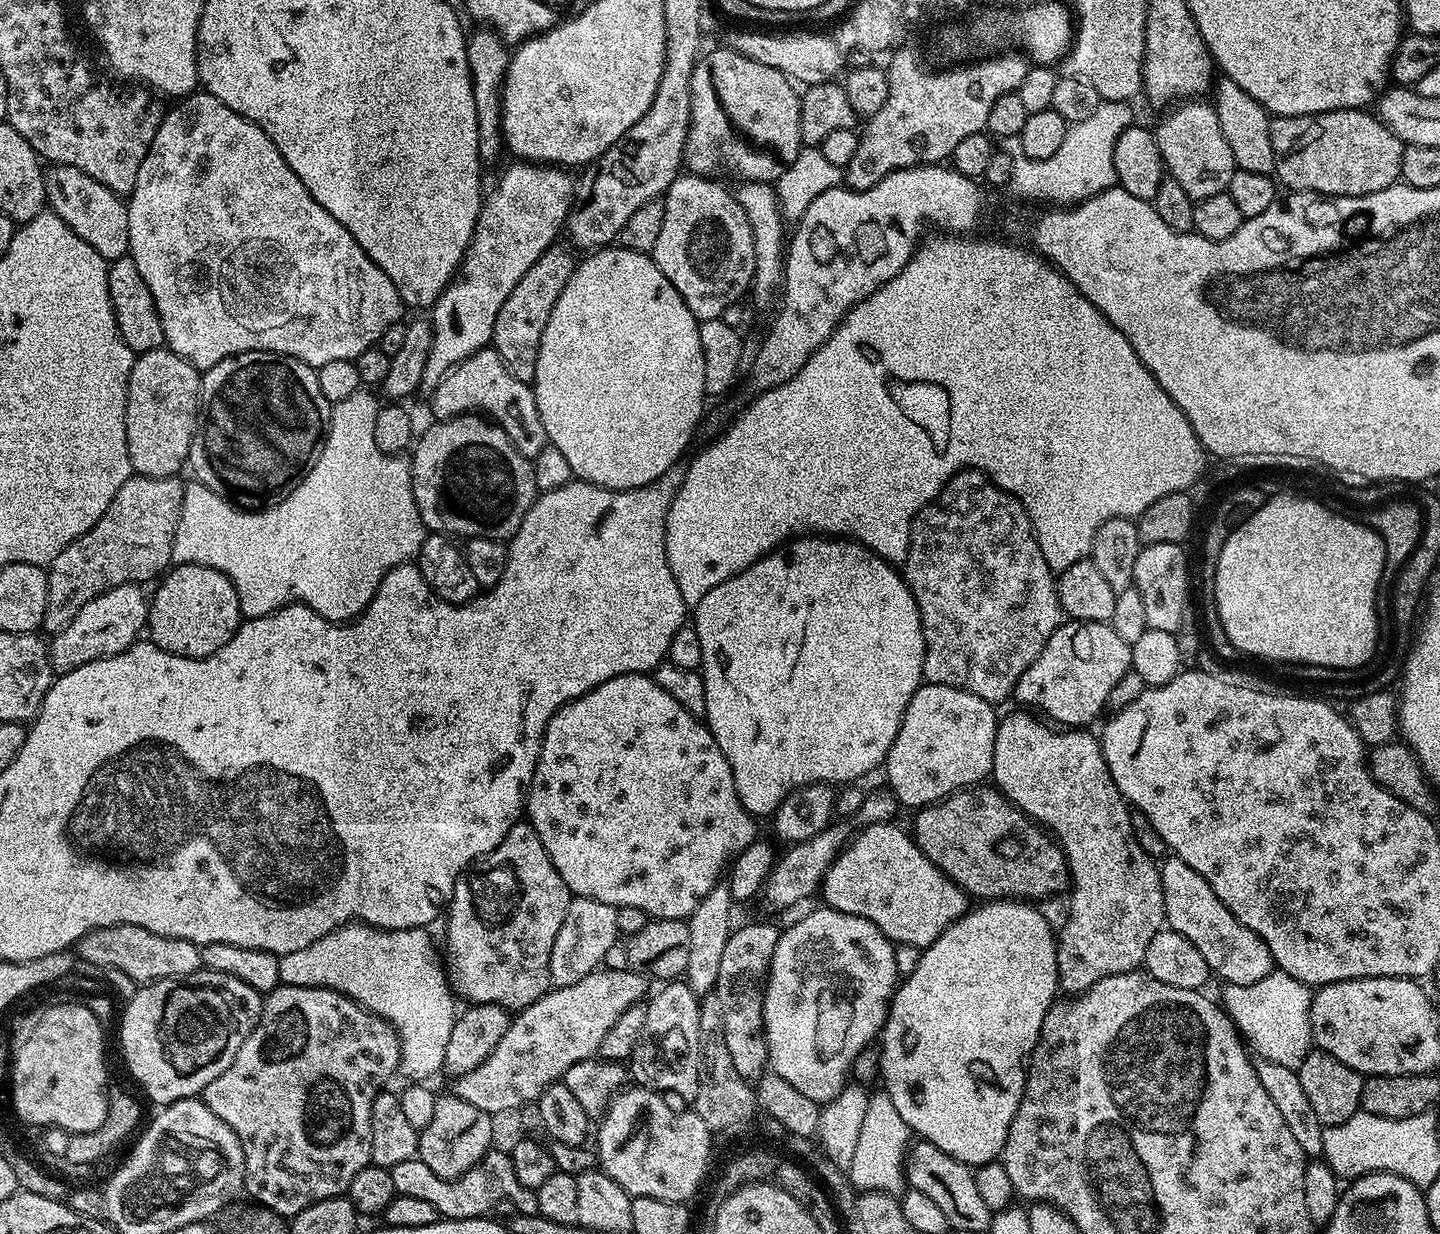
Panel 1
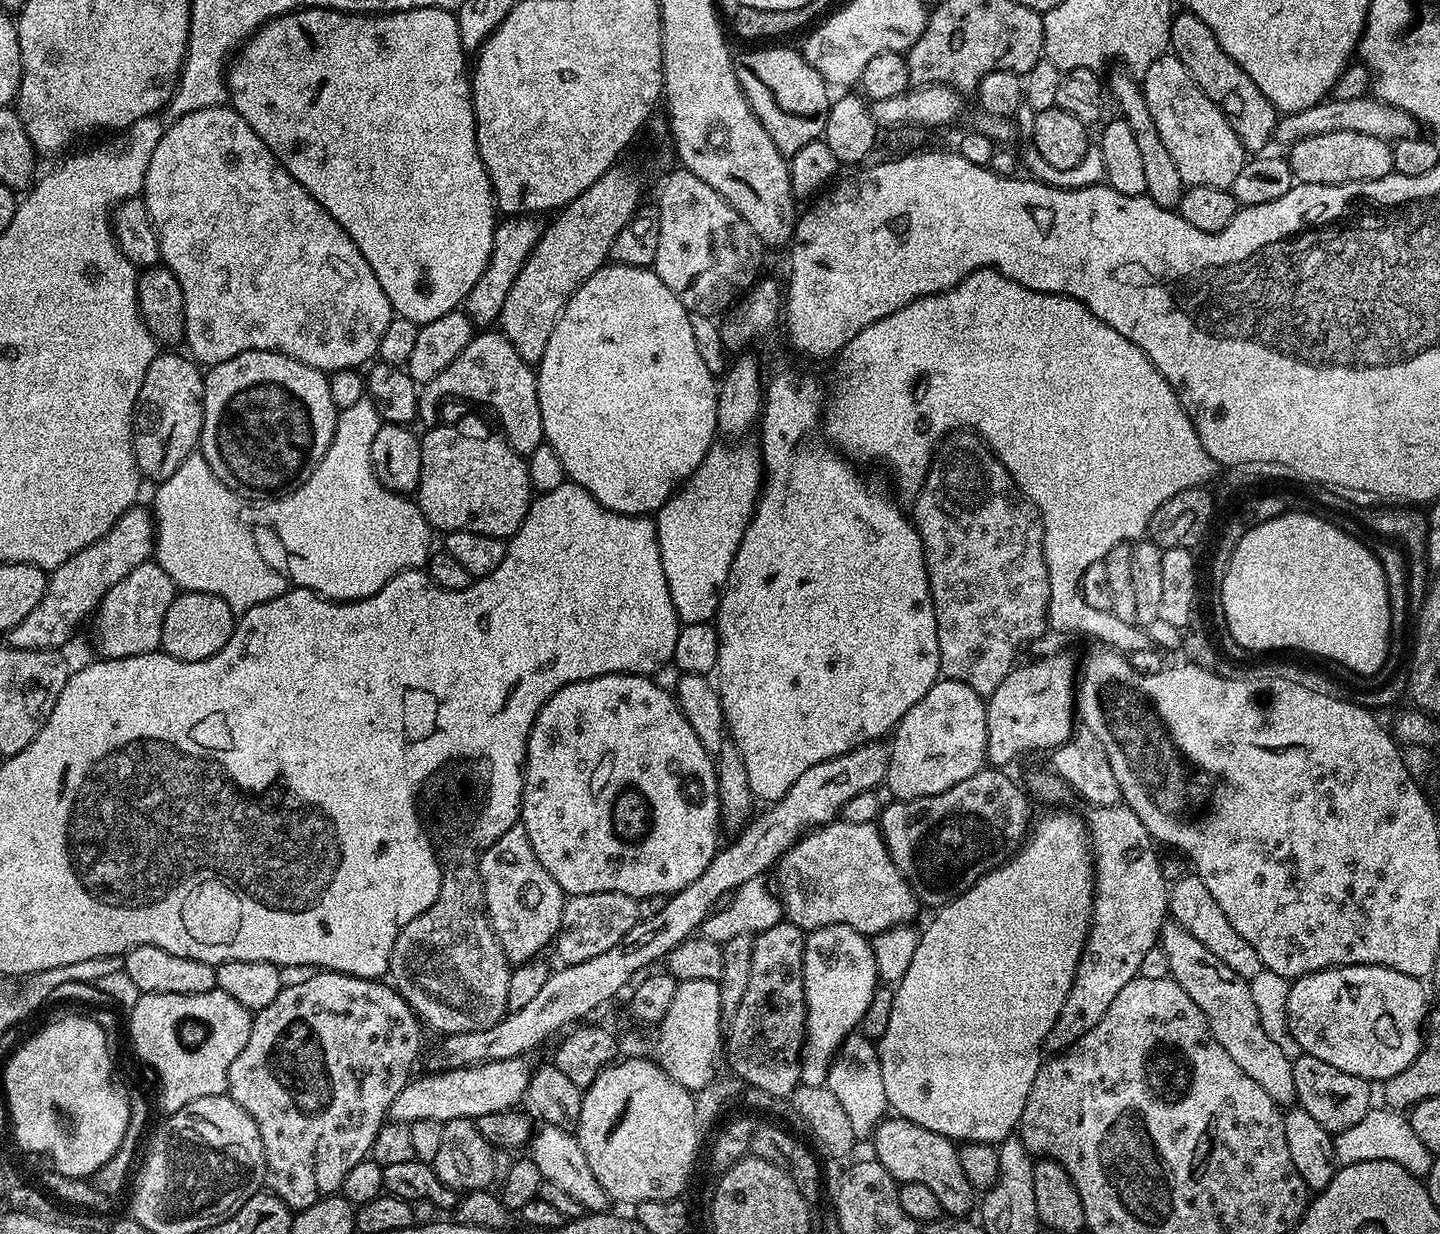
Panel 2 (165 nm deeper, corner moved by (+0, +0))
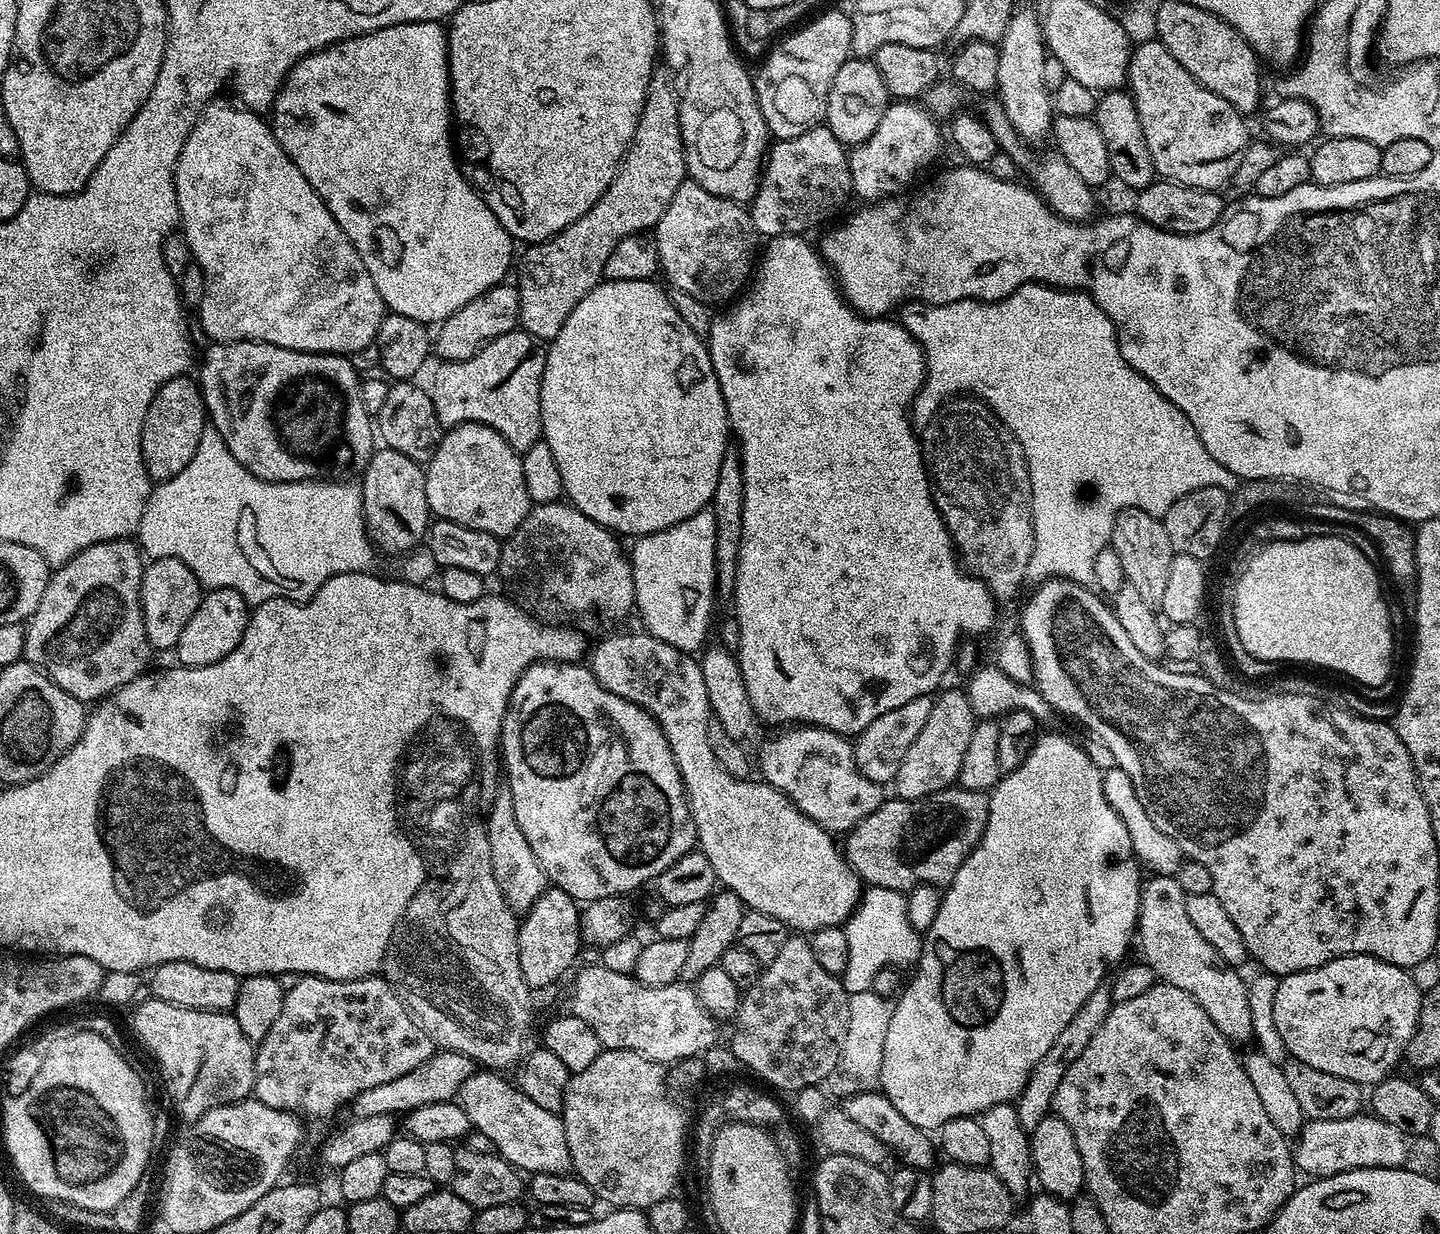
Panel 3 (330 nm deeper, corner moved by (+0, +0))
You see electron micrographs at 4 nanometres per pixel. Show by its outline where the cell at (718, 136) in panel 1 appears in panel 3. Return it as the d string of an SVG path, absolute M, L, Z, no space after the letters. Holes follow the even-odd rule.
M823 12L812 18L817 20L809 19L800 26L805 28L797 27L788 34L793 36L785 35L763 57L764 65L754 72L756 101L760 103L769 133L776 140L798 138L798 134L806 134L806 130L817 127L825 119L834 74L850 59L852 22L849 13Z

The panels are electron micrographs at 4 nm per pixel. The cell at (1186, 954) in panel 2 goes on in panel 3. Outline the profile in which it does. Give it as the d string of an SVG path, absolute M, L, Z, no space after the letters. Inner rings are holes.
M1149 875L1143 881L1140 913L1136 919L1143 963L1154 970L1157 981L1178 986L1178 990L1186 990L1186 994L1193 996L1227 1040L1251 1041L1250 998L1245 977L1240 977L1241 973L1227 964L1218 950L1198 934L1198 929L1190 922L1190 914L1186 914L1188 898L1175 876Z

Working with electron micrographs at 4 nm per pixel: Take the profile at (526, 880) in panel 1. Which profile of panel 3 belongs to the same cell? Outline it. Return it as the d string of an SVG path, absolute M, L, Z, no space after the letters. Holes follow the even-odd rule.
M500 790L496 801L492 804L488 816L486 812L486 827L490 854L494 866L494 878L498 882L498 890L502 890L502 898L507 902L509 910L517 914L529 912L538 902L538 898L549 887L538 858L534 858L534 850L530 850L530 842L526 842L526 834L522 834L522 826L514 818L514 802L506 790Z

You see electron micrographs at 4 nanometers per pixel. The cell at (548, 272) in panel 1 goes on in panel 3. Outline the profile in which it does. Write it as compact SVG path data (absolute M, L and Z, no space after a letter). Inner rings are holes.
M660 74L653 75L646 102L642 106L642 114L638 118L638 126L634 130L634 138L628 143L620 164L616 168L616 177L606 186L602 198L582 214L570 226L566 226L558 234L550 239L543 240L541 244L533 244L525 247L524 257L519 257L520 280L520 323L519 327L529 332L532 339L537 342L551 342L562 330L566 318L570 318L570 310L590 294L596 285L601 283L606 266L606 258L610 258L614 246L622 242L627 236L639 236L655 229L666 206L670 206L670 198L674 198L674 190L684 183L686 179L686 165L684 162L684 143L680 133L680 105L678 103L677 89L672 89L668 80L663 80Z

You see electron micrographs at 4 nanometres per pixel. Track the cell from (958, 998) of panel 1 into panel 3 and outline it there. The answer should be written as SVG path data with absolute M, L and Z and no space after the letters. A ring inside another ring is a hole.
M1056 734L1041 735L1032 745L1032 749L1028 756L1017 769L1008 775L1001 775L991 789L988 796L988 821L986 822L986 830L982 834L982 838L977 842L972 853L962 862L962 866L958 870L958 874L954 874L951 884L943 889L940 897L940 905L938 906L938 914L934 917L934 922L923 933L922 943L920 945L920 959L916 961L915 971L911 973L912 981L903 985L902 991L899 993L896 1006L891 1009L889 1018L889 1026L886 1031L886 1046L882 1050L882 1074L880 1075L880 1088L884 1095L890 1098L890 1102L898 1110L898 1114L902 1114L902 1118L906 1118L906 1122L914 1122L914 1126L925 1130L939 1130L946 1122L950 1122L954 1118L962 1118L963 1116L976 1116L983 1114L988 1108L993 1108L999 1104L1006 1104L1015 1101L1021 1090L1026 1086L1028 1075L1034 1070L1034 1066L1042 1058L1042 1054L1046 1054L1046 1050L1050 1050L1050 1046L1054 1046L1054 1038L1058 1034L1062 1034L1062 1030L1066 1030L1066 1026L1070 1022L1070 1018L1074 1018L1074 1014L1078 1014L1078 1010L1082 1006L1082 1002L1086 1002L1086 998L1090 998L1090 994L1094 994L1096 988L1101 987L1105 983L1104 975L1108 972L1108 967L1116 963L1128 948L1128 943L1133 943L1134 933L1137 931L1136 919L1140 913L1140 890L1142 887L1142 872L1138 867L1137 858L1132 852L1130 836L1127 833L1126 826L1123 825L1122 818L1111 808L1110 803L1106 800L1103 793L1102 772L1094 766L1083 749L1070 740L1066 740L1062 736L1052 736Z

